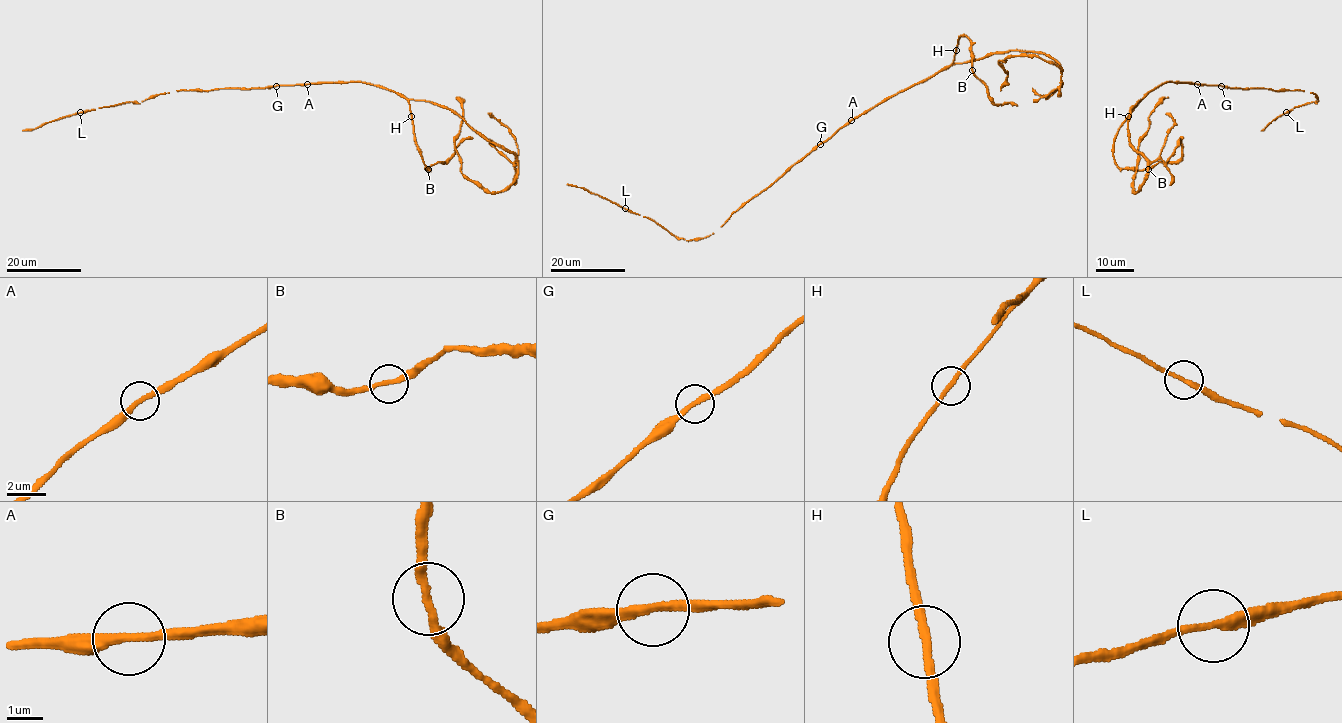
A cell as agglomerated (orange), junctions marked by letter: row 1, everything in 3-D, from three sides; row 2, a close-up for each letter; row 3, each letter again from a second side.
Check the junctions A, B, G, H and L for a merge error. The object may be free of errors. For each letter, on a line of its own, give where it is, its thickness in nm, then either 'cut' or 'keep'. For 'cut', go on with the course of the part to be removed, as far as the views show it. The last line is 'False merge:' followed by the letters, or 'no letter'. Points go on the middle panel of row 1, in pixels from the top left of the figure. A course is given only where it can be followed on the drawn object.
A: (851, 120) | 240 nm | keep
B: (972, 70) | 240 nm | keep
G: (820, 144) | 240 nm | keep
H: (956, 50) | 240 nm | keep
L: (625, 208) | 240 nm | keep
False merge: no letter

